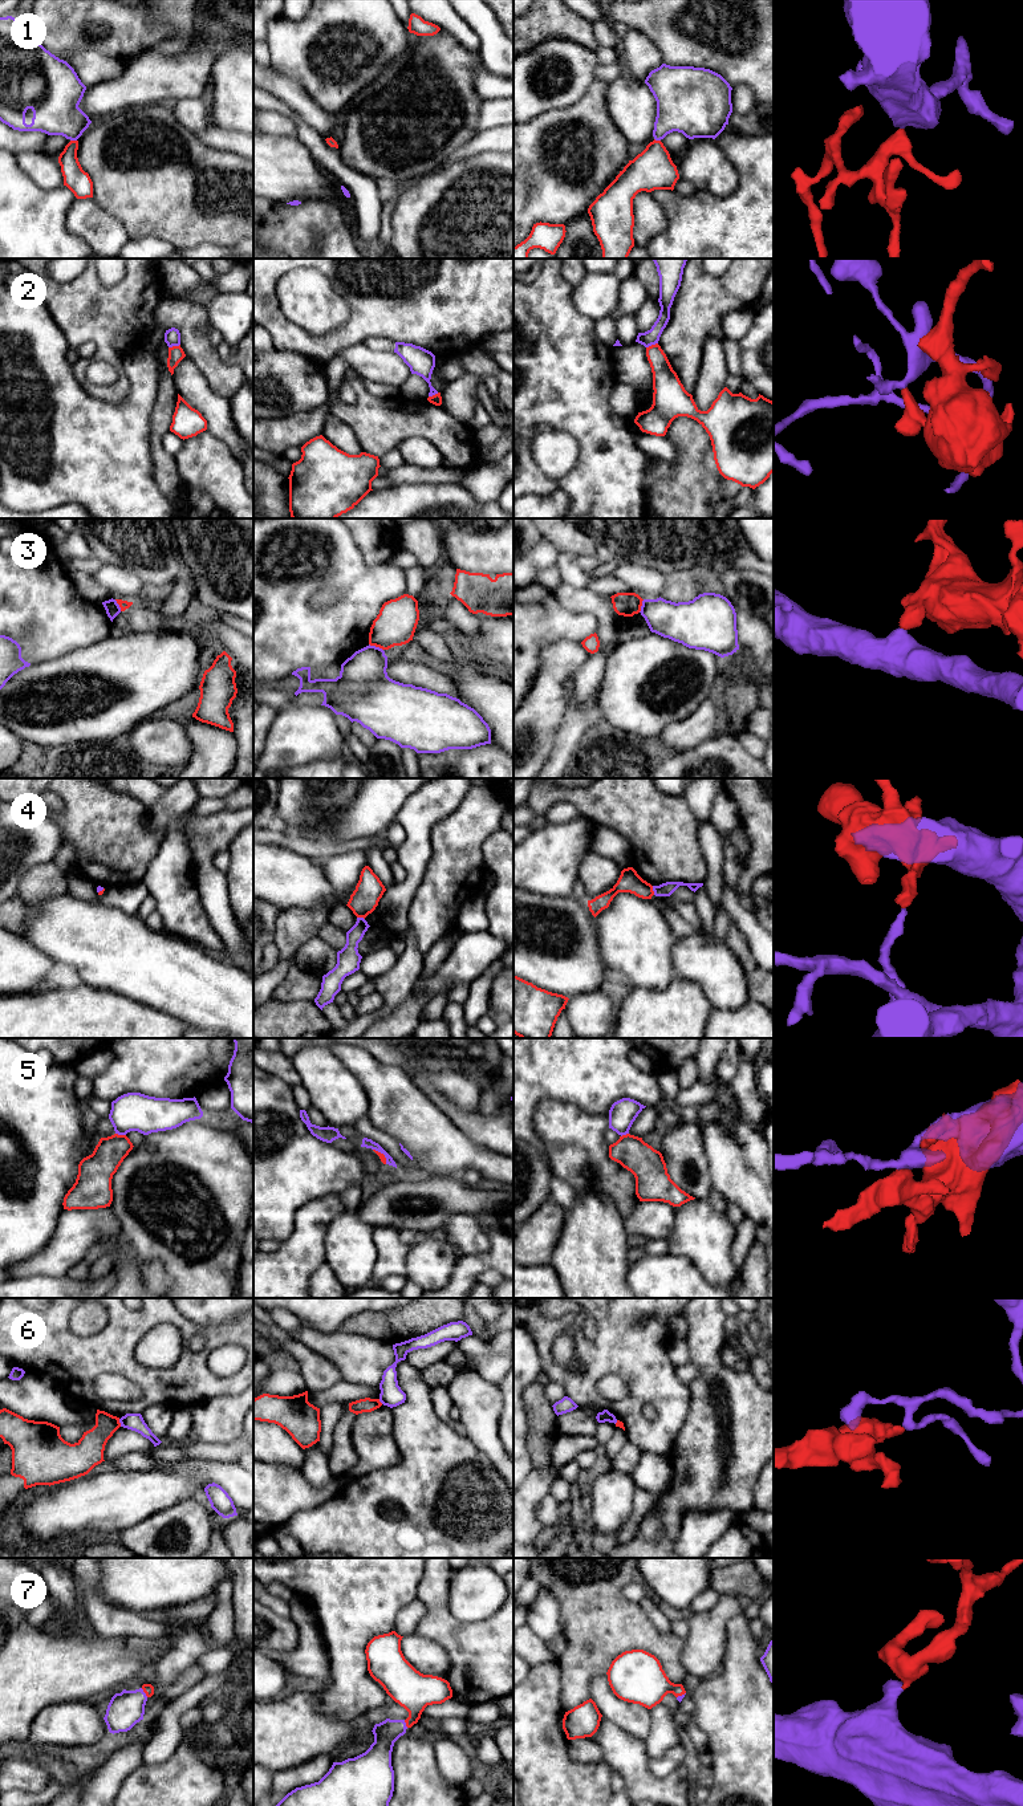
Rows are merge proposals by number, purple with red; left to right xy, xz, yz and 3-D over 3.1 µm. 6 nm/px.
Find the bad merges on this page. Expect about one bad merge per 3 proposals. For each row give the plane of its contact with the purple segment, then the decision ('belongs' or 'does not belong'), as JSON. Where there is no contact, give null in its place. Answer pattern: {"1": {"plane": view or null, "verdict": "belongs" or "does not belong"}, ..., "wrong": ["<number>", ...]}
{"1": {"plane": "xy", "verdict": "belongs"}, "2": {"plane": "xy", "verdict": "does not belong"}, "3": {"plane": "xz", "verdict": "does not belong"}, "4": {"plane": "yz", "verdict": "does not belong"}, "5": {"plane": "xy", "verdict": "does not belong"}, "6": {"plane": "xy", "verdict": "does not belong"}, "7": {"plane": "xy", "verdict": "belongs"}, "wrong": ["2", "3", "4", "5", "6"]}

